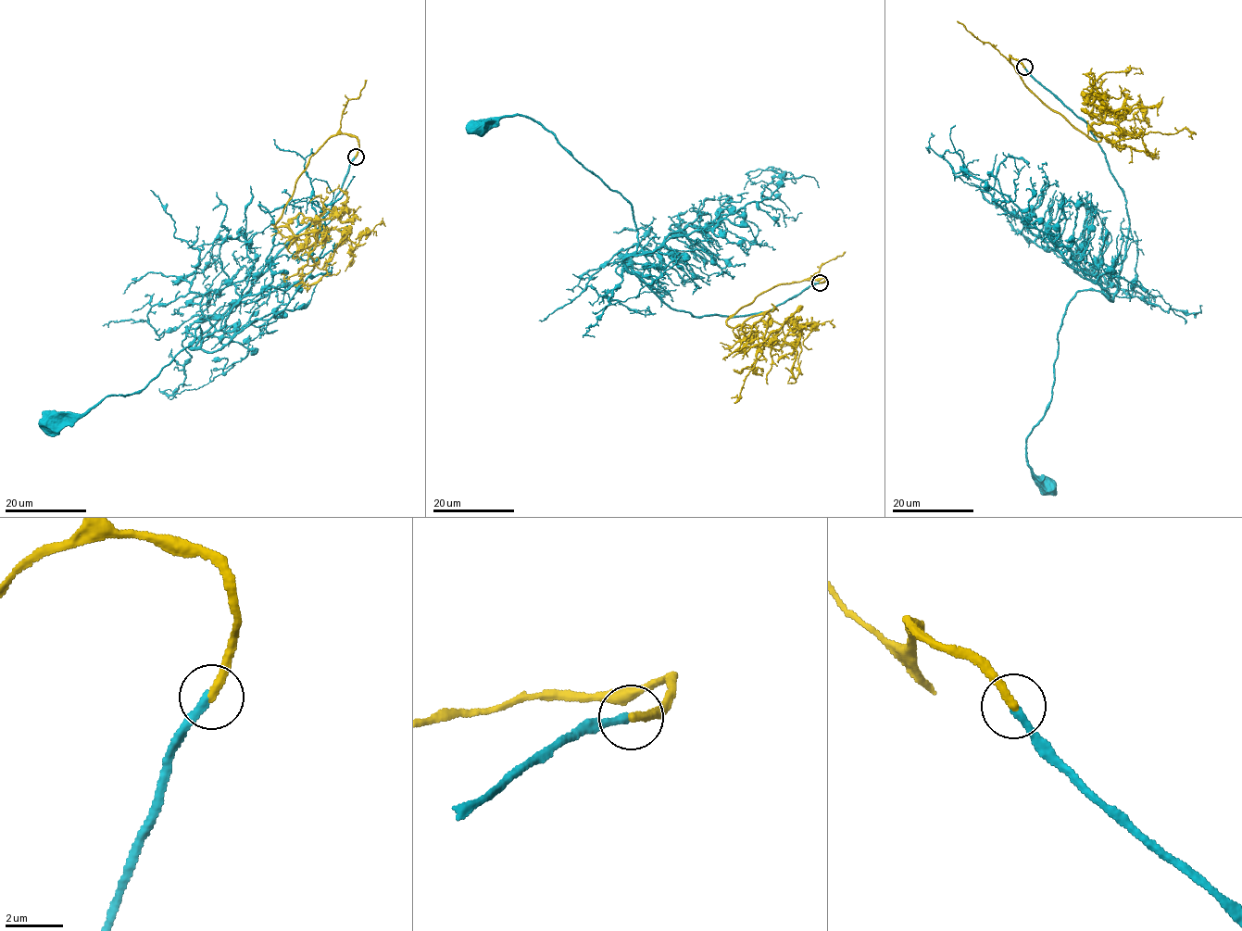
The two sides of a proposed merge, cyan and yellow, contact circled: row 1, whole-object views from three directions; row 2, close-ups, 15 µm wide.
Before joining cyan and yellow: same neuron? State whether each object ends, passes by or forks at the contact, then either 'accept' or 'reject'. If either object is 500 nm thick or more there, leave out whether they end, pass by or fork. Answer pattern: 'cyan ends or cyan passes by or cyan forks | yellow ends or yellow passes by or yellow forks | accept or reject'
cyan ends | yellow ends | accept

